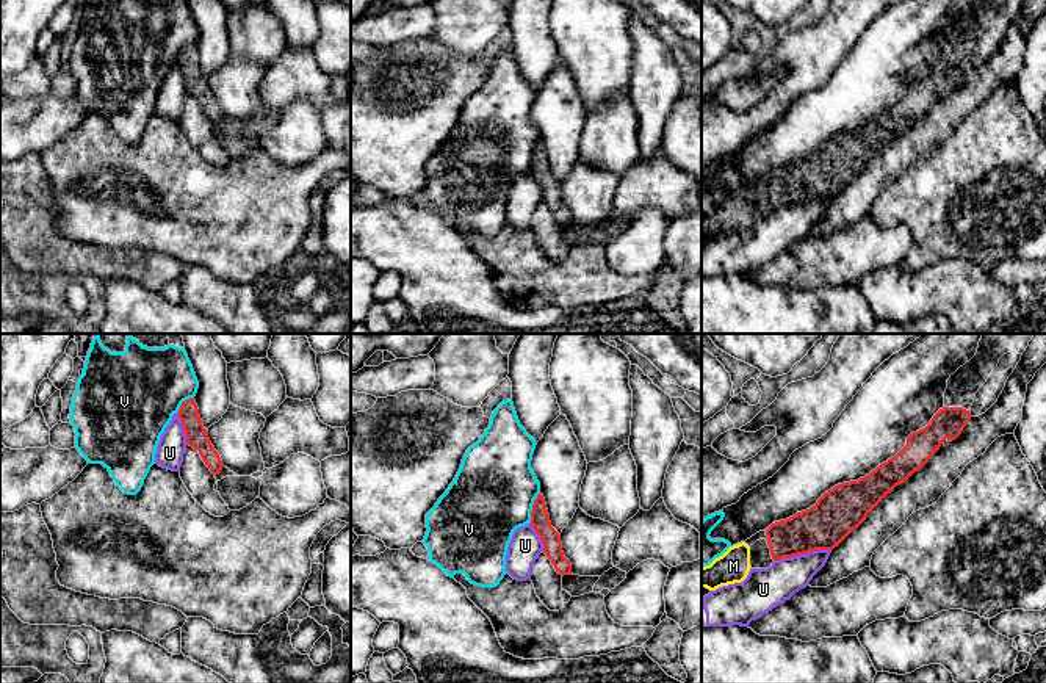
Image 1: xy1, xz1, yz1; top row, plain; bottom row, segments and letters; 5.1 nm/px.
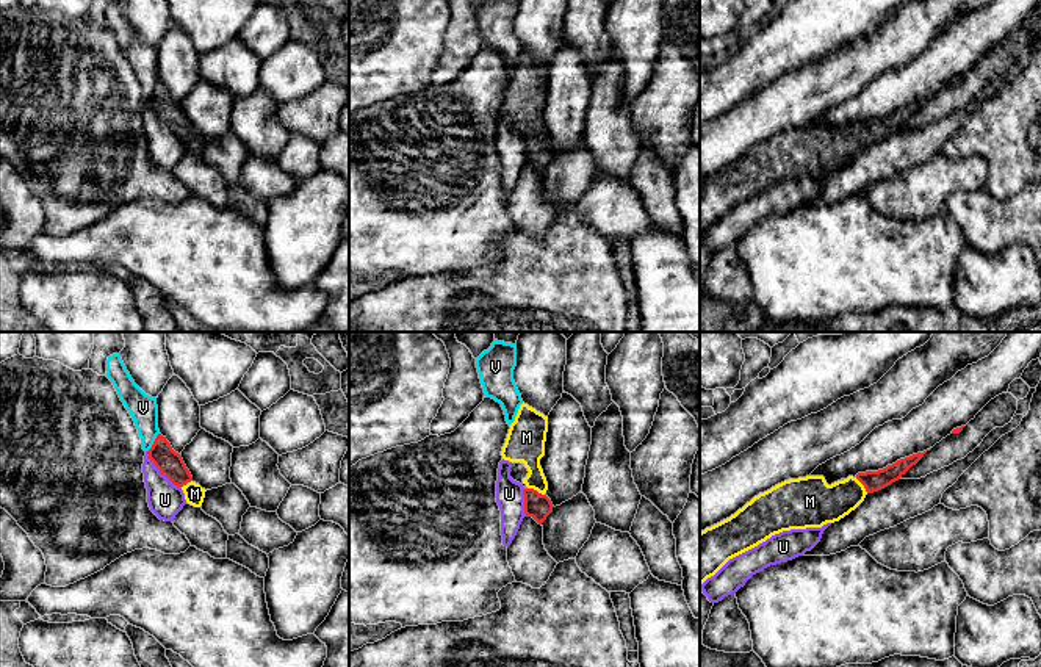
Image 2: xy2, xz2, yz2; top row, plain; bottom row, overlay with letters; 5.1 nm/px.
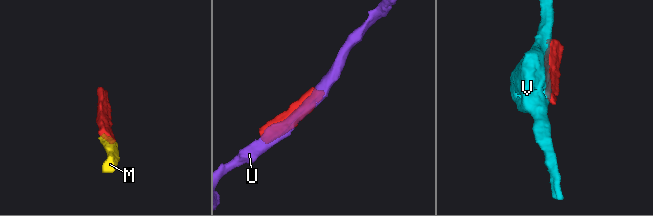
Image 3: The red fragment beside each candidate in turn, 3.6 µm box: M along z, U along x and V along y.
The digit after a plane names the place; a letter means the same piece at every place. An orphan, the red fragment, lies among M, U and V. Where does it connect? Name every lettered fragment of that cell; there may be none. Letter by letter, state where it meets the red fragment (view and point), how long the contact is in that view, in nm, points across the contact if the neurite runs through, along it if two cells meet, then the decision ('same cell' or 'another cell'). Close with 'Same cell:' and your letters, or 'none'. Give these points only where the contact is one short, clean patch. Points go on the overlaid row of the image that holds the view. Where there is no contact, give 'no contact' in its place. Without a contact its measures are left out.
M: xz2 (536, 490) | 100 nm | across xz2 (539, 506), (536, 503), (536, 490), (536, 470), (525, 443) | same cell
U: yz1 (802, 553) | 300 nm | another cell
V: xz1 (533, 508) | 170 nm | another cell
Same cell: M

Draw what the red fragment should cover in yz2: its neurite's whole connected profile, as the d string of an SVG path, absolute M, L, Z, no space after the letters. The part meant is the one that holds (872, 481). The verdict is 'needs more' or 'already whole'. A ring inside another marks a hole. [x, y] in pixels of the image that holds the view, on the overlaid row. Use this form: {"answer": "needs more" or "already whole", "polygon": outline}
{"answer": "needs more", "polygon": "M925 452L900 459L878 471L848 476L831 485L823 476L806 476L759 493L729 518L700 532L700 584L729 559L775 534L839 521L855 510L867 493L899 481Z"}

